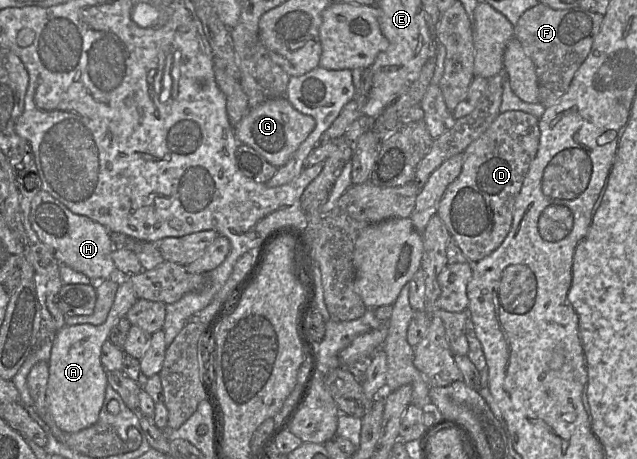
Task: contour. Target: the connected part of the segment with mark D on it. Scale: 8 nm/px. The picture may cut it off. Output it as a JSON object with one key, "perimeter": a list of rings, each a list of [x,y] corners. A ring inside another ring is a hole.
{"perimeter":[[[510,110],[500,113],[489,128],[463,152],[462,170],[447,187],[436,215],[444,222],[468,262],[476,263],[490,255],[508,235],[513,221],[514,204],[530,164],[536,156],[539,140],[538,118],[523,111]]]}

